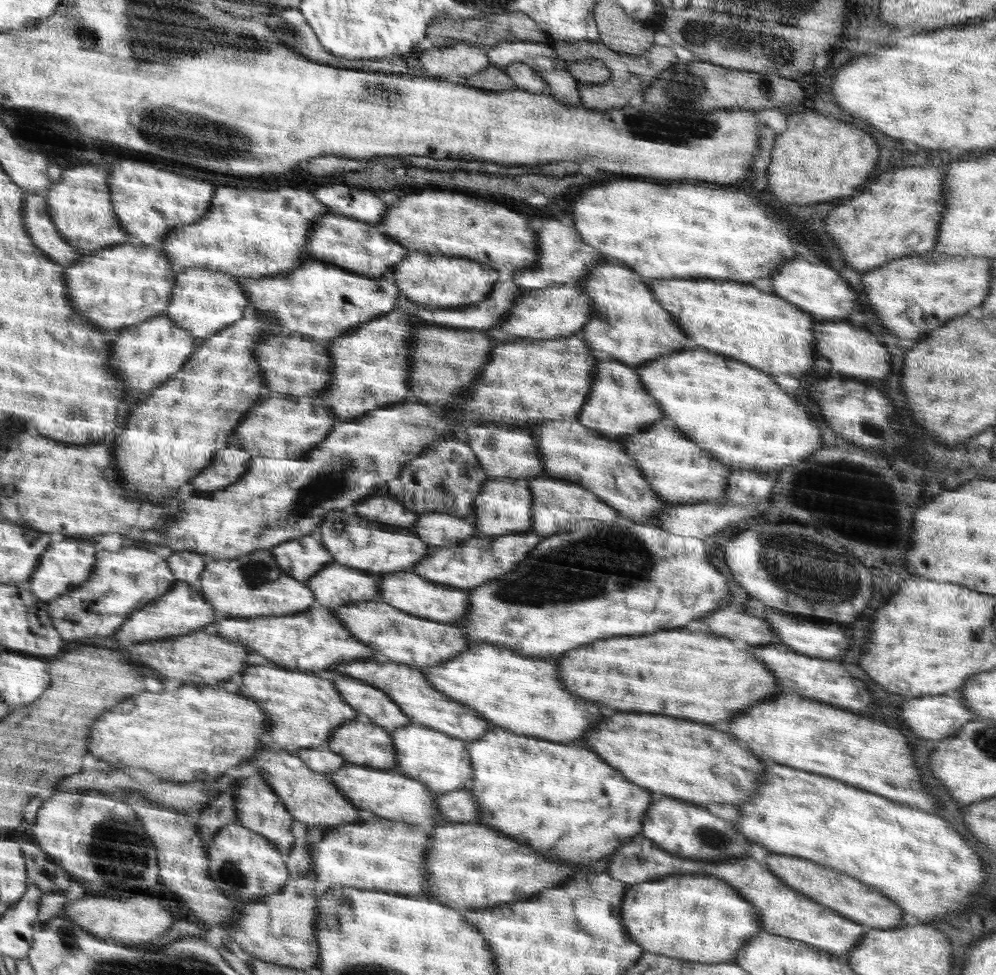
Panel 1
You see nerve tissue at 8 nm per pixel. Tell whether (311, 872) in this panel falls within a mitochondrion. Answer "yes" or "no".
no

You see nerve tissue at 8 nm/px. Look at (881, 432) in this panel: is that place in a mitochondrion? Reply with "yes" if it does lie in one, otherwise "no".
yes

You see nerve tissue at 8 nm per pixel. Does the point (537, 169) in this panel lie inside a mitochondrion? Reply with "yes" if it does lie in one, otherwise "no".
no

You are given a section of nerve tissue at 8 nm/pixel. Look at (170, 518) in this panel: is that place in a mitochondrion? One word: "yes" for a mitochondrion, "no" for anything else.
no

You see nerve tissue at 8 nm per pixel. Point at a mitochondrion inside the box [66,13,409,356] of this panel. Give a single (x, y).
(89, 36)

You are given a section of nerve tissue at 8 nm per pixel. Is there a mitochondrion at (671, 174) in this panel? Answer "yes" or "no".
no

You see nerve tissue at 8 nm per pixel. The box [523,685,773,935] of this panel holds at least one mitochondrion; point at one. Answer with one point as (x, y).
(717, 838)

